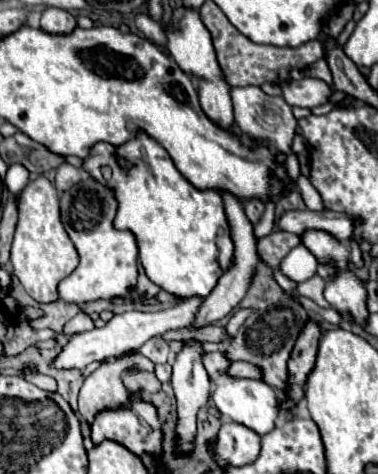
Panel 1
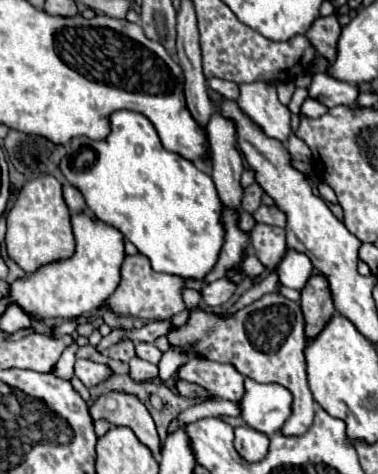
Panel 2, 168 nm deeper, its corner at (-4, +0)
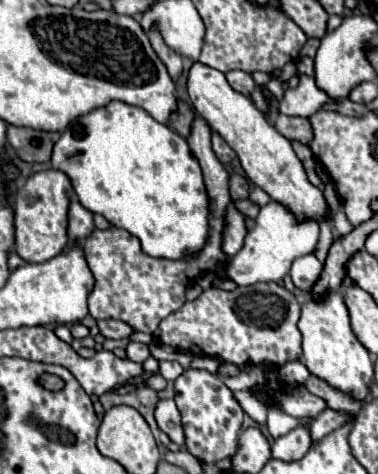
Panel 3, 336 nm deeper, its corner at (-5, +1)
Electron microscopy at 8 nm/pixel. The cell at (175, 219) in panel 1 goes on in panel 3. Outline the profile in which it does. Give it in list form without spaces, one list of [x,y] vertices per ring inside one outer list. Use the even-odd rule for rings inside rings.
[[[112,101],[104,109],[94,109],[92,113],[72,121],[72,125],[68,125],[56,143],[52,153],[52,167],[70,177],[78,201],[88,211],[106,217],[112,227],[126,229],[138,237],[144,253],[150,257],[180,261],[198,255],[208,243],[210,209],[200,165],[184,137],[180,137],[174,129],[158,123],[140,107]]]

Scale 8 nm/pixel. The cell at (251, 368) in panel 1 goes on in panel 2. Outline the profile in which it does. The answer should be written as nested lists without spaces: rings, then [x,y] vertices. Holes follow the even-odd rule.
[[[191,358],[177,370],[177,376],[181,380],[201,384],[219,400],[239,400],[243,396],[243,376],[229,364]]]

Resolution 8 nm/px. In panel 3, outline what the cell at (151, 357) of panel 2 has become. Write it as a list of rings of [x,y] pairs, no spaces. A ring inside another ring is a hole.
[[[130,341],[128,349],[126,349],[126,355],[128,355],[128,359],[130,359],[130,361],[144,363],[144,361],[150,357],[150,349],[148,349],[148,345],[144,345],[144,343]]]

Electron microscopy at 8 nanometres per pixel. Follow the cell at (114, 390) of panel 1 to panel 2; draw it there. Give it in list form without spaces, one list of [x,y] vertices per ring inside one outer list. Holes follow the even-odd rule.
[[[123,392],[103,394],[91,406],[91,418],[93,420],[105,418],[115,426],[129,426],[137,434],[137,438],[151,448],[155,456],[161,452],[161,442],[153,418],[149,416],[145,404],[137,396],[123,394]]]

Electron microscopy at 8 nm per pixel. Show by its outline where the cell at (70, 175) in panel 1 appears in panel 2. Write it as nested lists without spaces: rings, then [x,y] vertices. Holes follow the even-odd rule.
[[[69,184],[63,186],[63,198],[65,198],[65,202],[67,202],[67,206],[69,206],[69,210],[71,210],[73,214],[79,214],[79,212],[87,210],[85,198],[81,196],[81,192],[79,192],[77,188],[69,186]]]

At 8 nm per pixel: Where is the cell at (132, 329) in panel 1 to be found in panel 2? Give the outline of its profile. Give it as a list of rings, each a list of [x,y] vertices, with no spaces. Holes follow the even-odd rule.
[[[223,276],[223,278],[215,280],[215,282],[209,282],[201,290],[201,294],[203,294],[203,306],[215,308],[215,306],[225,304],[233,296],[235,288],[237,288],[237,284],[231,278],[227,278],[227,276]]]

